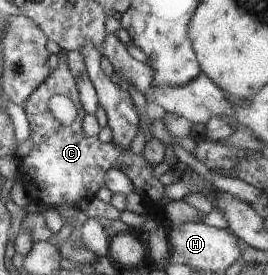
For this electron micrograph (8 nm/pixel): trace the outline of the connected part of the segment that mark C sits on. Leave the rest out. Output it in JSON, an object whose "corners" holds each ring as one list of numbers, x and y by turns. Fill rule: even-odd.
{"corners":[[61,50,58,54,58,65,51,68,45,81,33,90,33,93,23,102,23,109,28,117,30,136,33,147,29,154,18,159,18,180,25,187,30,200,34,200,46,208,57,208,59,205,71,204,76,208,80,201,95,198,95,193,104,185,104,175,107,170,115,167,117,163,127,165,127,175,133,182,135,192,143,197,148,206,148,213,163,218,165,206,170,200,164,195,165,186,153,177,151,172,155,165,145,161,143,155,139,156,129,150,120,150,112,143,103,143,97,136,85,137,81,123,86,112,79,103,77,83,71,76,67,67,67,56],[59,94,67,96,75,102,78,109,76,120,69,125,61,123,49,109,49,100]]}

